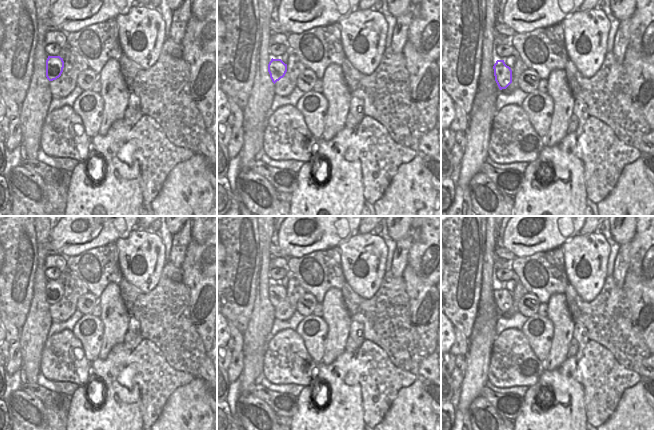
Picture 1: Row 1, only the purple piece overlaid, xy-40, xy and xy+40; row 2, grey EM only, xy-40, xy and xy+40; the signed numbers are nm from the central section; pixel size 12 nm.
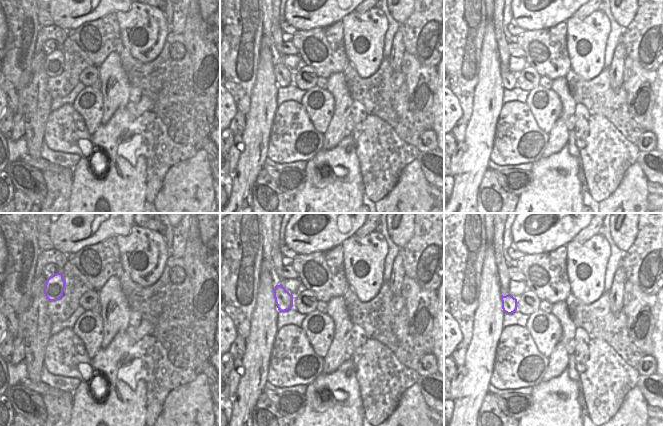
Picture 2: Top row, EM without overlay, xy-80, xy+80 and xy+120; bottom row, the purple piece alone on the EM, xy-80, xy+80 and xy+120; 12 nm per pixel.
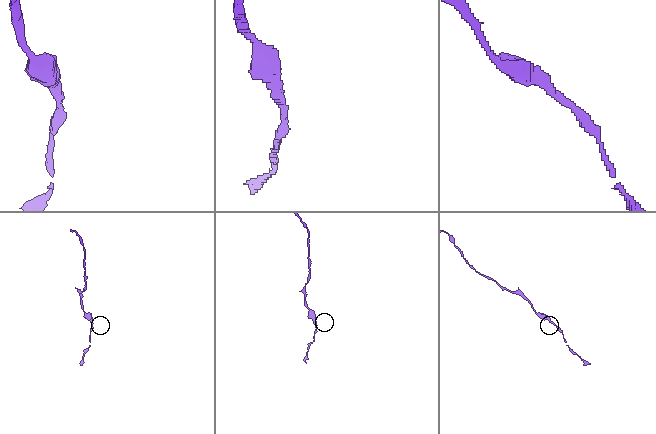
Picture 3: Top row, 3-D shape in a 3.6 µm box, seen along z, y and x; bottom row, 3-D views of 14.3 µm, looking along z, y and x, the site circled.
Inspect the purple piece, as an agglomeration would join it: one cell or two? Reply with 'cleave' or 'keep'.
keep

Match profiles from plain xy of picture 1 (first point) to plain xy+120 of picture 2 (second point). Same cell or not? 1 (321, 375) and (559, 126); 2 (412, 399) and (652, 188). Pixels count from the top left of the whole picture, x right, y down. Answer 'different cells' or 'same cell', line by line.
1: different cells
2: different cells

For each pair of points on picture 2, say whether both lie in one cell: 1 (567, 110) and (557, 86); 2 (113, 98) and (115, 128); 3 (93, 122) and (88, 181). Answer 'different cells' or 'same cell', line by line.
1: same cell
2: different cells
3: different cells

